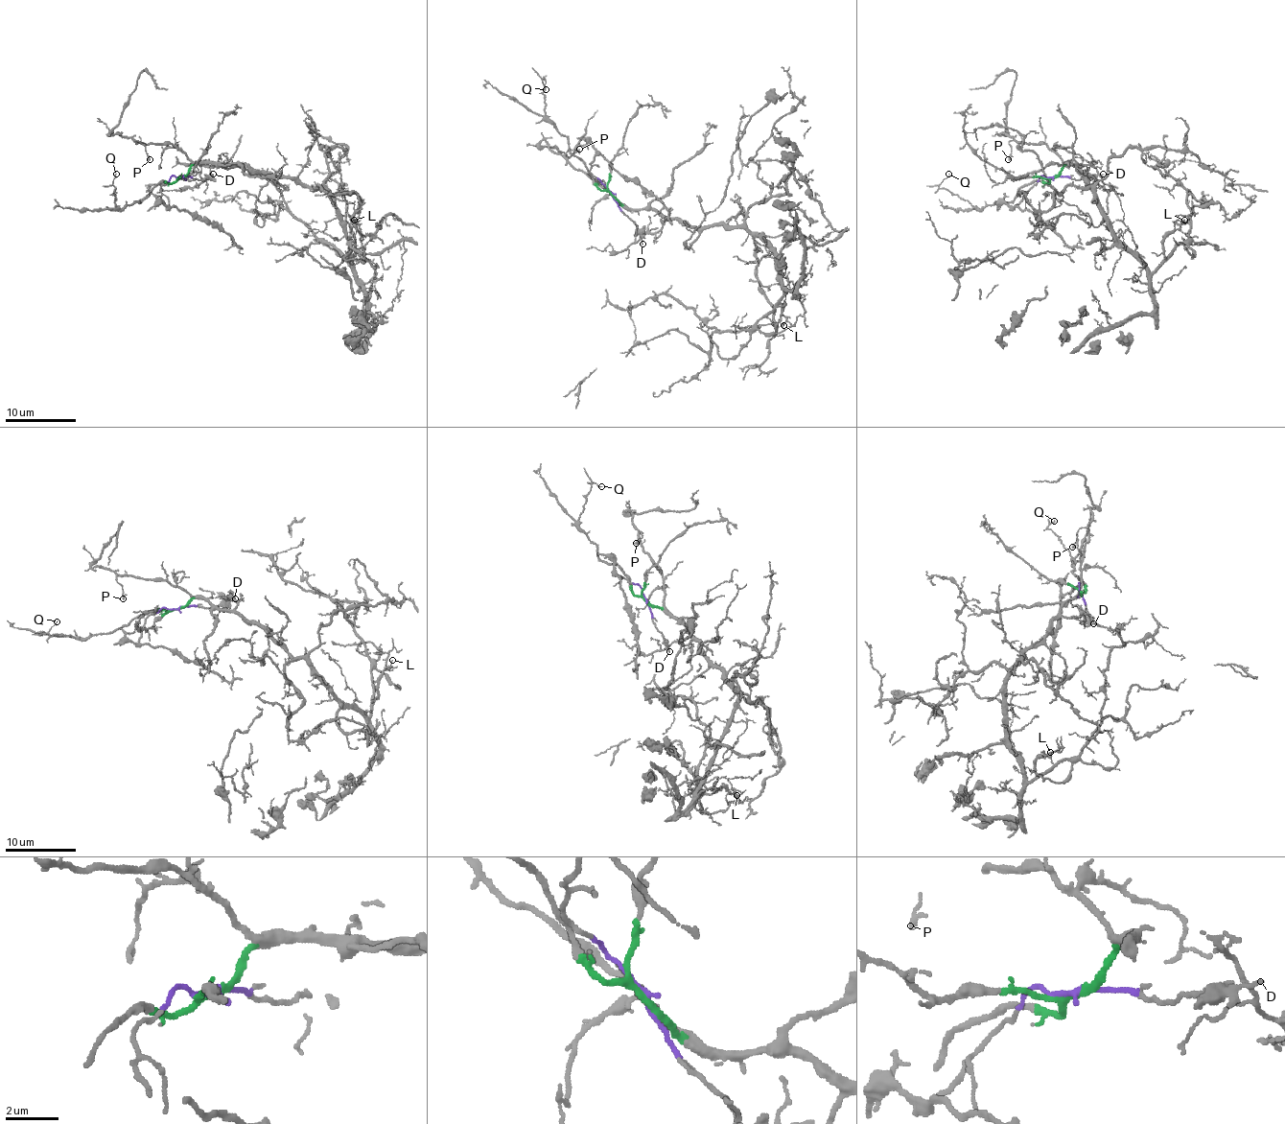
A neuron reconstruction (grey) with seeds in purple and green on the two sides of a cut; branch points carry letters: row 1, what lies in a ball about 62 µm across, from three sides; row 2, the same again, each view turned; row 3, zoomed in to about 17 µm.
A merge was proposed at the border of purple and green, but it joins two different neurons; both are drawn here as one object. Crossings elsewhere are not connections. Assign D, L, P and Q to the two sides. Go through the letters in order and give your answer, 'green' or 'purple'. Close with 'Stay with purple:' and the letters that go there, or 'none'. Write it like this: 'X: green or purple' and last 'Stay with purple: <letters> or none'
D: purple
L: green
P: green
Q: green
Stay with purple: D

